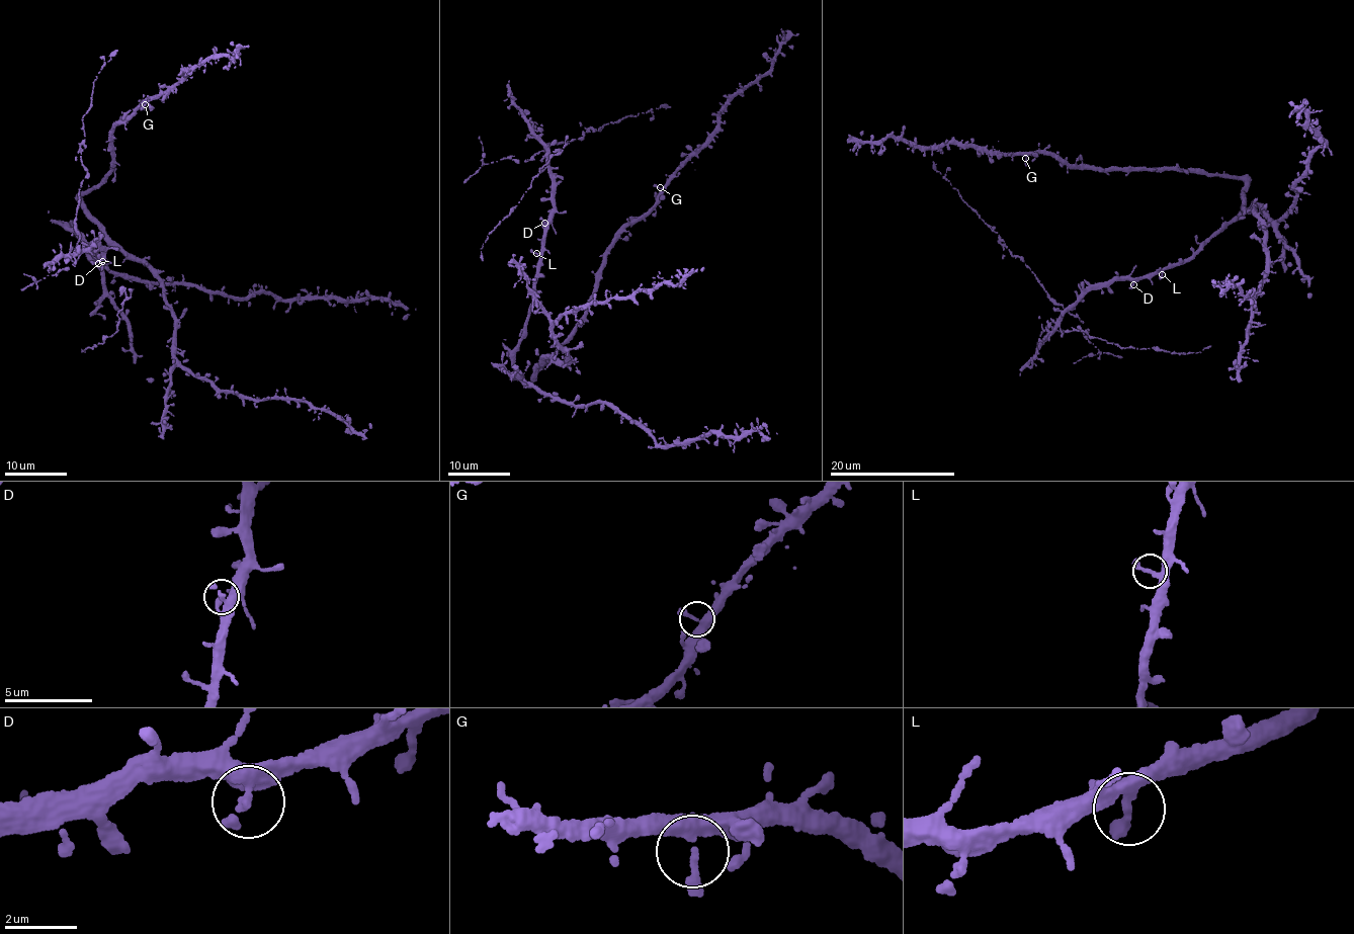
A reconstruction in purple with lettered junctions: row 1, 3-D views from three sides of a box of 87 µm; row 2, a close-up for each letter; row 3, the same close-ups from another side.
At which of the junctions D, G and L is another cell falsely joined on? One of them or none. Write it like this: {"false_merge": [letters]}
{"false_merge": []}

